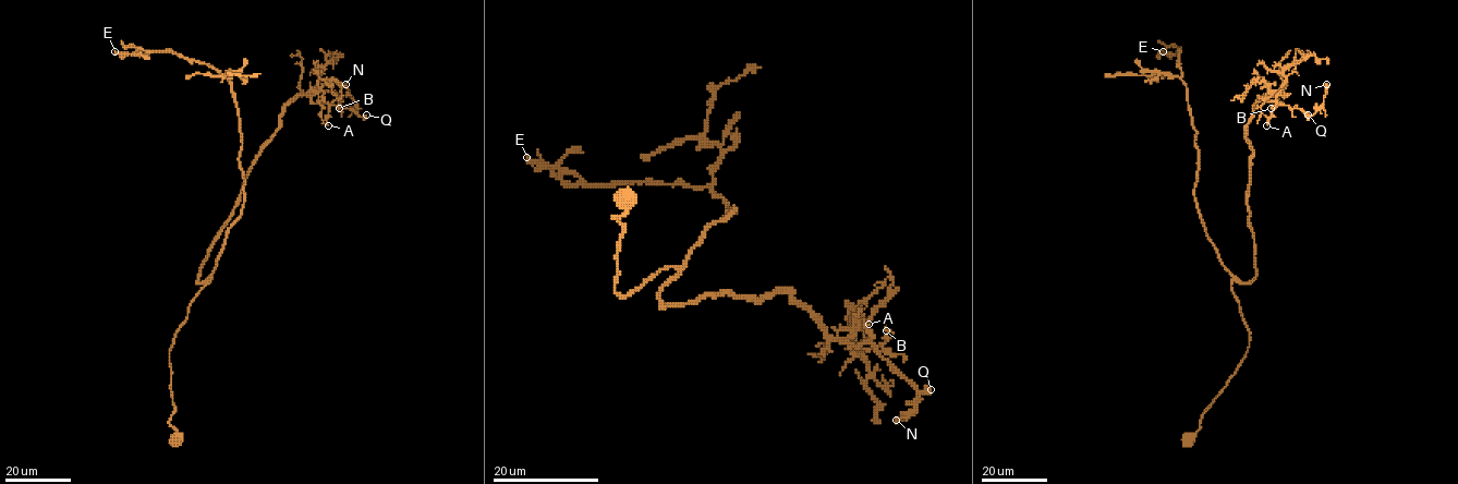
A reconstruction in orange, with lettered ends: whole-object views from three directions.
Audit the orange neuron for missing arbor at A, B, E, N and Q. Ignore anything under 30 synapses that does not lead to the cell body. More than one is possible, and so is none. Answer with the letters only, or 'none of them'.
E

